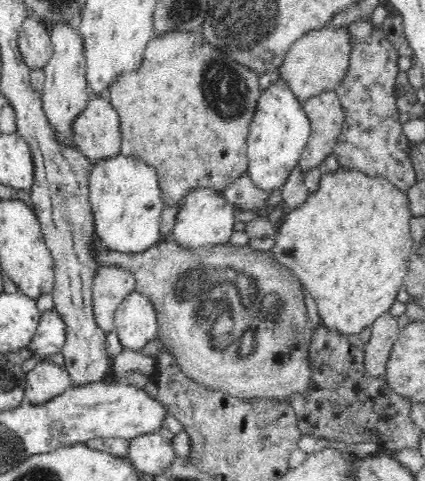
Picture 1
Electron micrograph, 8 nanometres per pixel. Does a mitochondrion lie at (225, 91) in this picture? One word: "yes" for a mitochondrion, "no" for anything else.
yes

